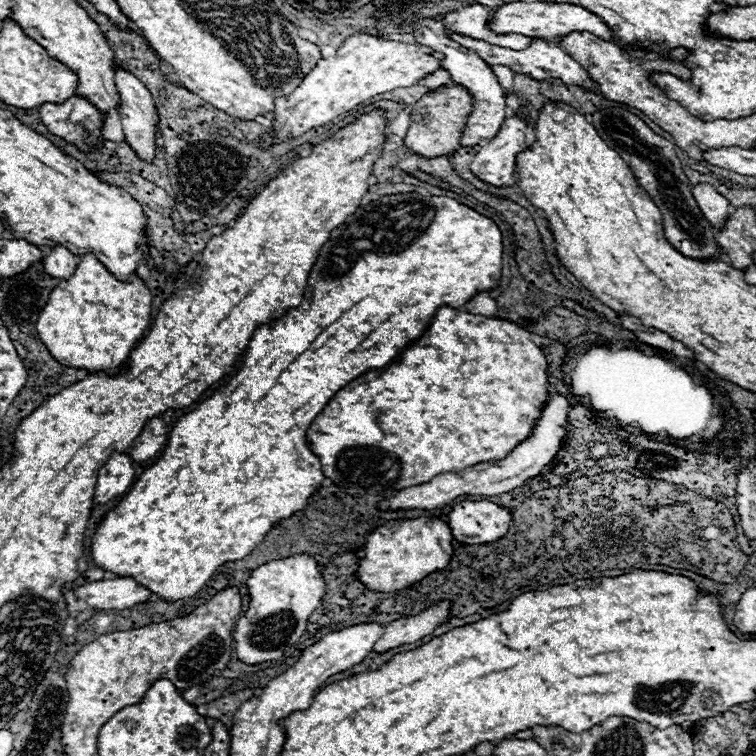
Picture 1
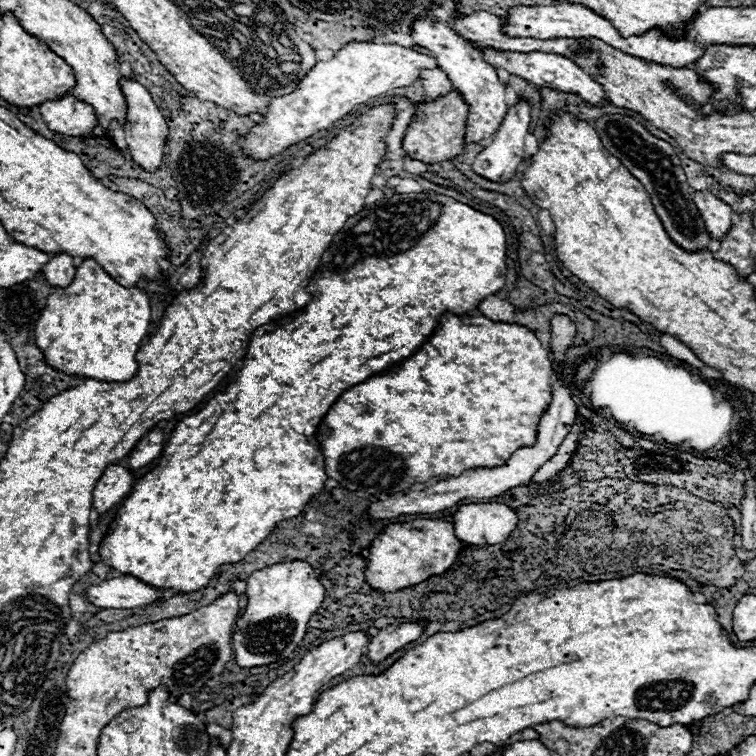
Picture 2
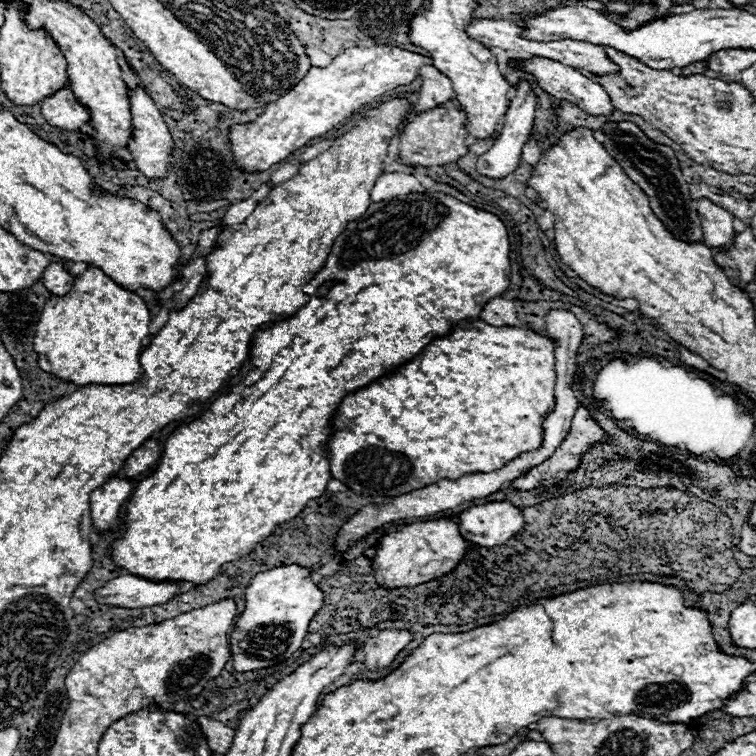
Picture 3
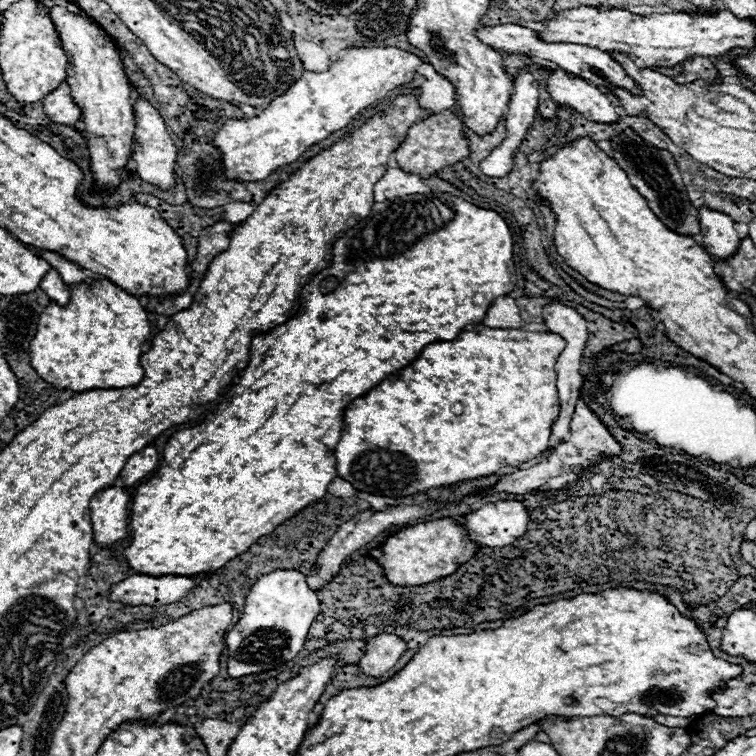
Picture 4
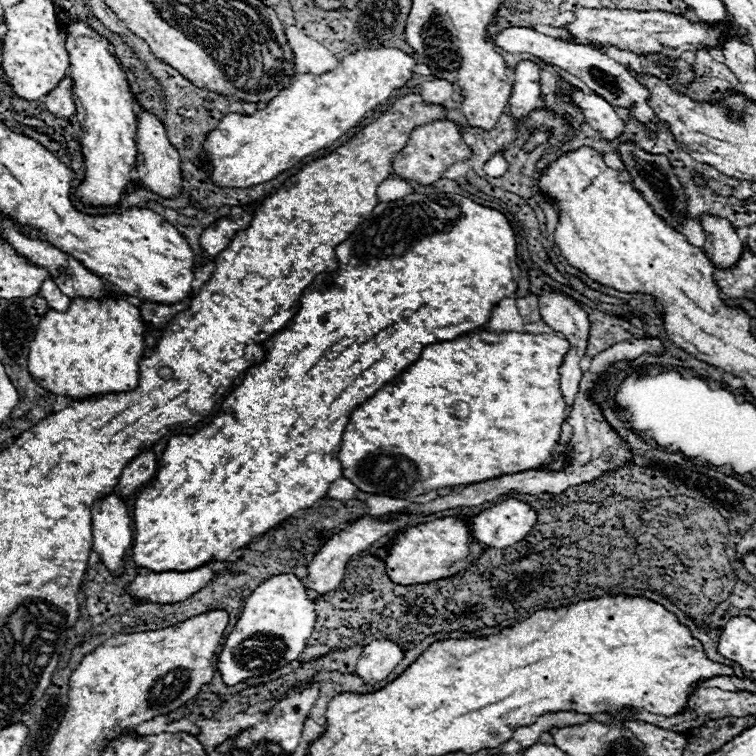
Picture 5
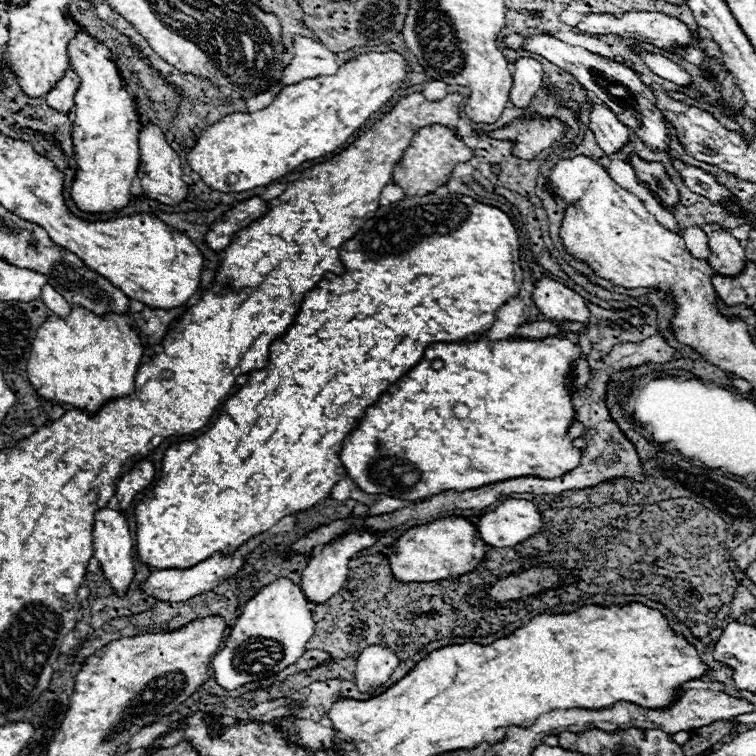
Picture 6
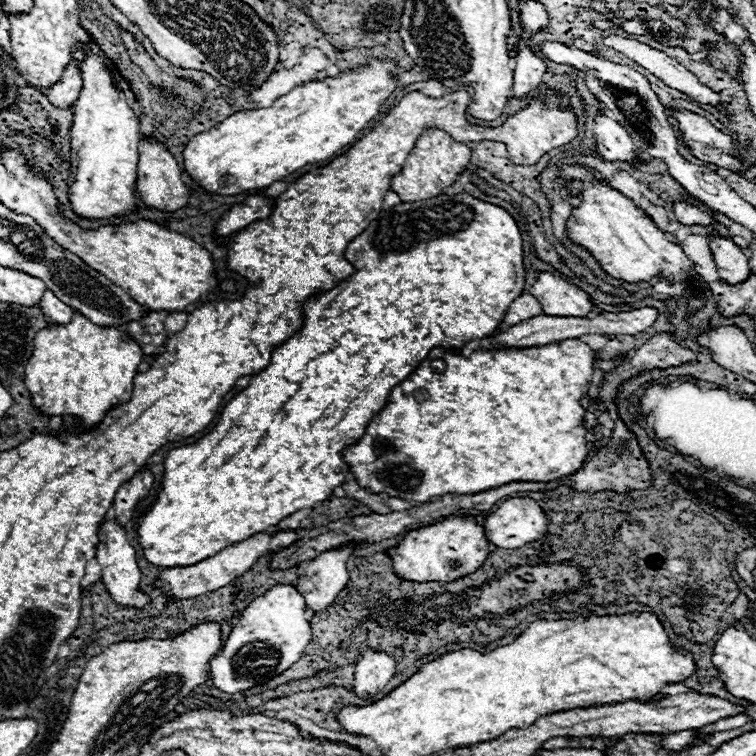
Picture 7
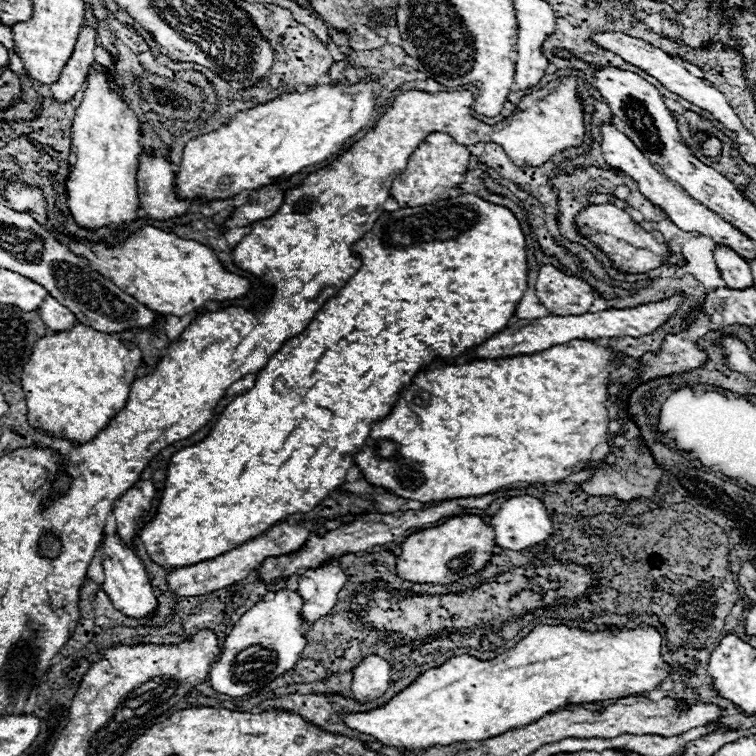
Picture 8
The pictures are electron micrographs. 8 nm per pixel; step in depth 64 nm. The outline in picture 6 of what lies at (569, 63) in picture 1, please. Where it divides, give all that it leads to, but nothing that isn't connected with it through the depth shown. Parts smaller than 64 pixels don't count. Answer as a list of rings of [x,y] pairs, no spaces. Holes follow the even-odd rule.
[[[594,104],[590,110],[590,130],[604,154],[618,154],[630,142],[630,130],[614,116],[612,110]]]

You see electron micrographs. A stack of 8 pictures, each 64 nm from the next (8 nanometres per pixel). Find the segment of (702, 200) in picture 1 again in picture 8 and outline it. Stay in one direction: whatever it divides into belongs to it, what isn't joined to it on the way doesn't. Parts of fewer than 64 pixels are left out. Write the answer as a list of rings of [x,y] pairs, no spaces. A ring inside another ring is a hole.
[[[716,246],[714,260],[716,260],[720,276],[728,288],[740,290],[740,288],[750,288],[754,284],[748,262],[742,256],[738,256],[736,252],[732,252],[730,248]]]

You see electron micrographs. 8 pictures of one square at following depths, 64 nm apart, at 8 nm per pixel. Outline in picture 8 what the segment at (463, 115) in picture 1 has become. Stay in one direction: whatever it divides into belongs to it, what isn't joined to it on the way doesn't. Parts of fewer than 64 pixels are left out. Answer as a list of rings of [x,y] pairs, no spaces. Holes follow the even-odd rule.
[[[444,132],[430,134],[410,156],[406,170],[394,180],[390,194],[398,202],[400,208],[412,208],[420,204],[436,204],[450,196],[450,190],[464,182],[464,174],[468,170],[470,152],[466,146],[460,146],[452,140],[452,136]]]

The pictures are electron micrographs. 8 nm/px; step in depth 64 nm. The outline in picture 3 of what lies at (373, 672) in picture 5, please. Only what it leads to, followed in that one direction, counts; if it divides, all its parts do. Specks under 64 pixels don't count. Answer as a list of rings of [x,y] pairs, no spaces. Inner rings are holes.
[[[380,630],[374,638],[368,638],[364,644],[364,664],[370,672],[378,672],[388,668],[394,658],[406,648],[406,644],[412,640],[410,632],[406,630]]]

